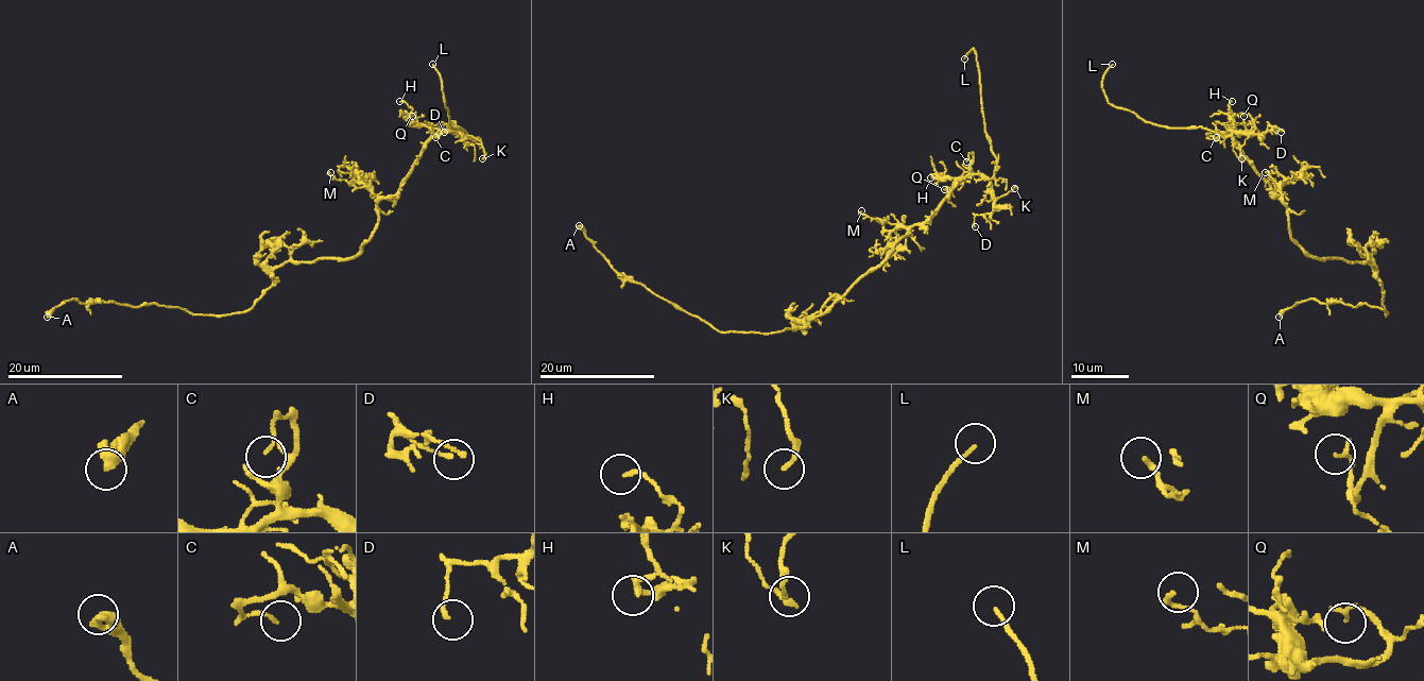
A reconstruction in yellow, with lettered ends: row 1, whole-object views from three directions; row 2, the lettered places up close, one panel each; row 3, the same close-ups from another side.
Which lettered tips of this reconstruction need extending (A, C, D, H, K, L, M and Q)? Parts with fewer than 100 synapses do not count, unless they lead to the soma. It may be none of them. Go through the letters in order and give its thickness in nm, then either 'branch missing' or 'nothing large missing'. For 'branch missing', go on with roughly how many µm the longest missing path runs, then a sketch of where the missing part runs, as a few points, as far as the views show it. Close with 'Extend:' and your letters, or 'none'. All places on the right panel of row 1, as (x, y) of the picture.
A: calibre 420 nm; nothing large missing
C: calibre 110 nm; nothing large missing
D: calibre 150 nm; nothing large missing
H: calibre 130 nm; nothing large missing
K: calibre 110 nm; nothing large missing
L: calibre 130 nm; branch missing; missing 20 µm; course (1112, 64), (1124, 60), (1150, 61), (1167, 72)
M: calibre 190 nm; nothing large missing
Q: calibre 160 nm; nothing large missing
Extend: L

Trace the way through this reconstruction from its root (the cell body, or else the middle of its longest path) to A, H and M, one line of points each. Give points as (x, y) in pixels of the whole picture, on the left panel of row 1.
A: (346, 258), (277, 267), (266, 292), (238, 312), (204, 316), (156, 304), (83, 304), (71, 299), (47, 317)
H: (346, 258), (352, 258), (372, 236), (378, 202), (398, 190), (431, 136), (409, 116), (412, 108), (399, 101)
M: (346, 258), (352, 258), (372, 236), (378, 202), (364, 186), (335, 179), (330, 172)

